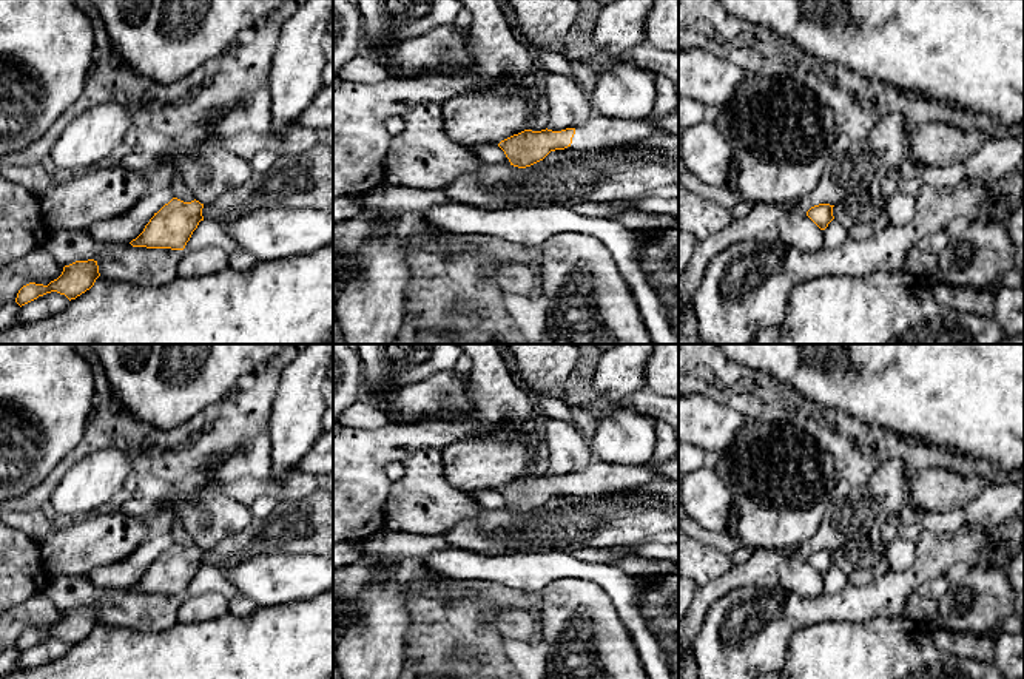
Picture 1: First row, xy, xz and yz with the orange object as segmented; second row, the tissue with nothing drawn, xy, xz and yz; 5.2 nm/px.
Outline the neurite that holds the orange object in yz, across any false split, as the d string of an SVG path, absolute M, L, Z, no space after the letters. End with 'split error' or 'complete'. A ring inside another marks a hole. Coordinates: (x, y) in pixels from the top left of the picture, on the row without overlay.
M819 549L811 552L807 557L807 562L820 574L825 576L828 569L834 565L833 562L833 552L830 549Z; complete

